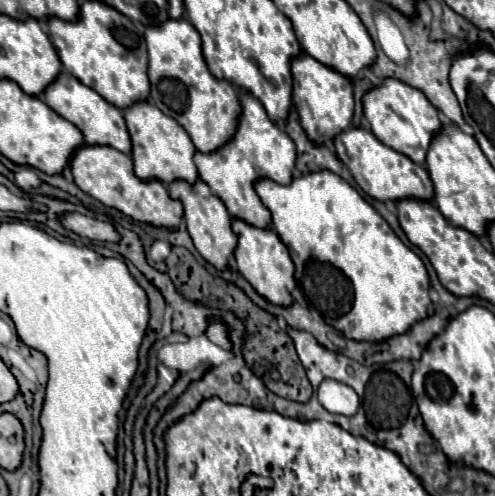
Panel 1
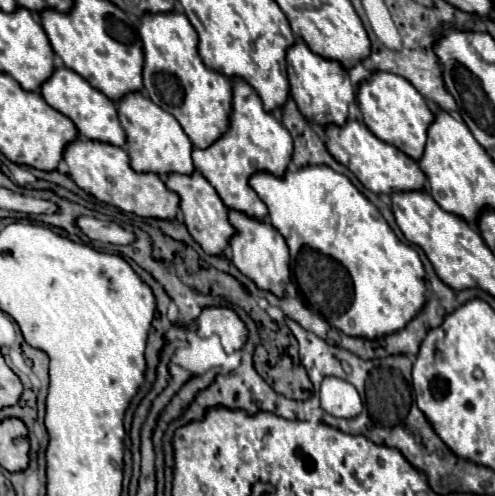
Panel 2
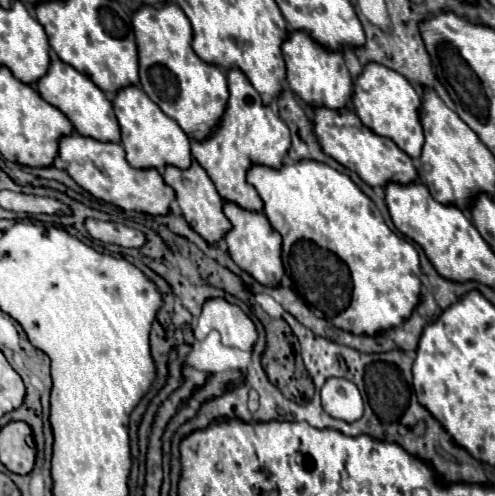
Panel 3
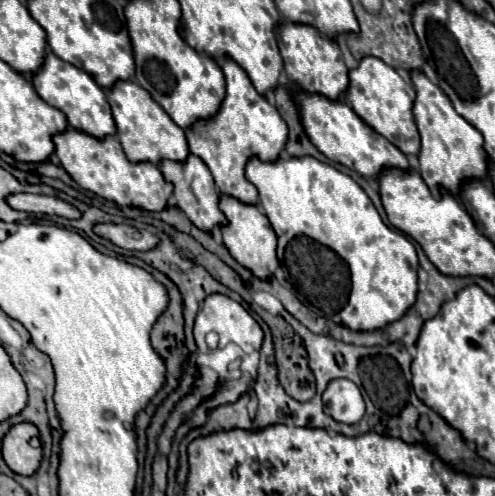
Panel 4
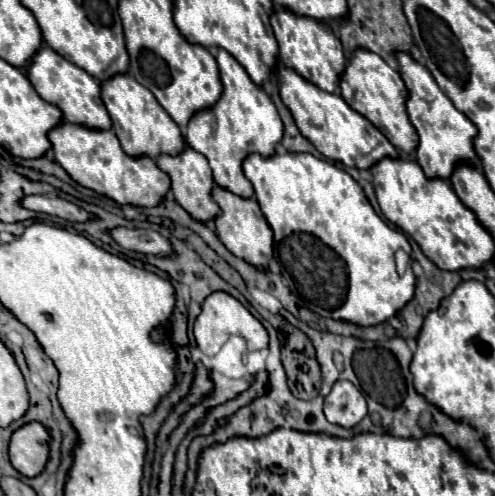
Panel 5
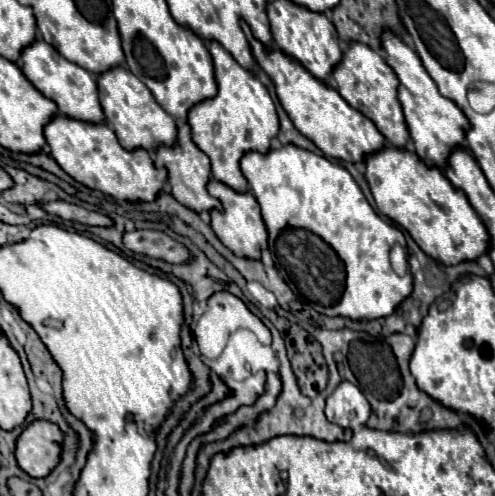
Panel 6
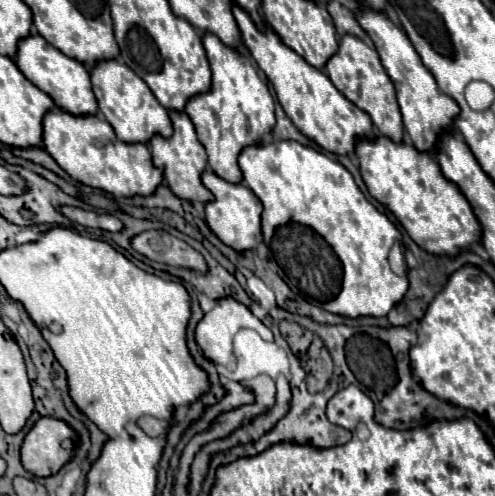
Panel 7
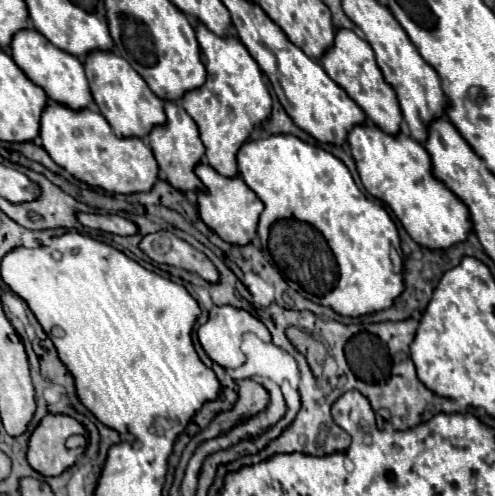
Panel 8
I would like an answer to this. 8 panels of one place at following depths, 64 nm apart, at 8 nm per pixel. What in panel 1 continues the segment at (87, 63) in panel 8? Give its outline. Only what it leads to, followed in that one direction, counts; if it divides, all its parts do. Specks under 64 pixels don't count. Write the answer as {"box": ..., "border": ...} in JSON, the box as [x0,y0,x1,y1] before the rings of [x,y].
{"box":[124,102,198,184],"border":[[[136,102],[124,110],[124,118],[132,138],[134,172],[140,176],[140,180],[160,180],[164,184],[170,184],[172,180],[188,180],[188,184],[194,184],[198,180],[192,160],[196,146],[176,120],[162,114],[152,102]]]}

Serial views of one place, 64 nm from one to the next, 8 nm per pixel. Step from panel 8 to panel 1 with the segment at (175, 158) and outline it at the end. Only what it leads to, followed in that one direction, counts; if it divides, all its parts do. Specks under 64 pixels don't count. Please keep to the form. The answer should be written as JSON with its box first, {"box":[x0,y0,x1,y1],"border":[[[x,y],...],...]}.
{"box":[168,180,236,270],"border":[[[176,180],[168,186],[168,192],[174,200],[180,200],[184,204],[184,220],[188,226],[188,234],[192,236],[200,256],[218,270],[228,268],[228,262],[236,250],[236,234],[232,232],[232,216],[226,210],[224,202],[216,198],[202,180],[198,180],[196,184]]]}

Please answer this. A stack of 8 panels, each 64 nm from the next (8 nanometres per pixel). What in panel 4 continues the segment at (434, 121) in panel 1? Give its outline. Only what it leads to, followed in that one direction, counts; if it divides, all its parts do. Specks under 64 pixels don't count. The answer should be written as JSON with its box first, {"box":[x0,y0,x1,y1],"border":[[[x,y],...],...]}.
{"box":[346,56,420,154],"border":[[[372,56],[362,58],[358,68],[350,70],[350,86],[346,92],[346,100],[370,128],[388,138],[396,148],[400,148],[404,154],[418,154],[420,134],[412,114],[416,92],[412,84],[404,80],[394,68]]]}

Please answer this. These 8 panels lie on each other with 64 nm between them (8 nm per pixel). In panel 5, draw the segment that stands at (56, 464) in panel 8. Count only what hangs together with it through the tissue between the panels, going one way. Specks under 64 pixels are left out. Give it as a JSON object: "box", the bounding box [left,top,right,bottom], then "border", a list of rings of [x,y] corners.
{"box":[8,422,48,476],"border":[[[30,422],[20,426],[8,444],[12,466],[24,476],[38,476],[48,460],[48,432],[42,424]]]}

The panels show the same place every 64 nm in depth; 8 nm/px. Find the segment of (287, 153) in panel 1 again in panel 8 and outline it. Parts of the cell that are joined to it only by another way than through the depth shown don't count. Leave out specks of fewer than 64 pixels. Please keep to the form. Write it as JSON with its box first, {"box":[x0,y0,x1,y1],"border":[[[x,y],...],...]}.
{"box":[180,22,272,178],"border":[[[200,22],[196,24],[196,36],[206,60],[208,80],[202,88],[188,92],[180,104],[200,130],[200,140],[206,146],[206,162],[218,174],[234,178],[238,174],[236,152],[250,138],[250,134],[270,118],[272,98],[256,60],[236,36],[220,38]]]}

